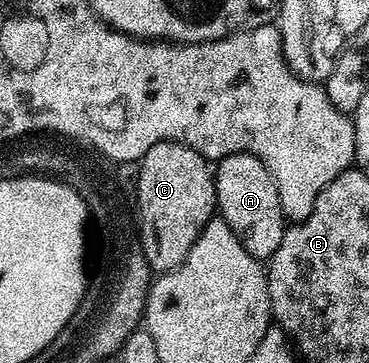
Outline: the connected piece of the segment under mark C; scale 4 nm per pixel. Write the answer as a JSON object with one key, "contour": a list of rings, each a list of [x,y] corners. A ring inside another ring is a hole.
{"contour":[[[156,143],[144,154],[144,158],[139,160],[138,168],[140,172],[136,175],[136,190],[134,196],[136,206],[139,210],[139,240],[140,248],[144,251],[144,256],[149,268],[153,272],[163,273],[172,271],[182,265],[186,253],[198,241],[204,226],[214,218],[216,211],[216,181],[213,168],[209,160],[203,155],[199,155],[194,149],[190,149],[184,143]]]}

